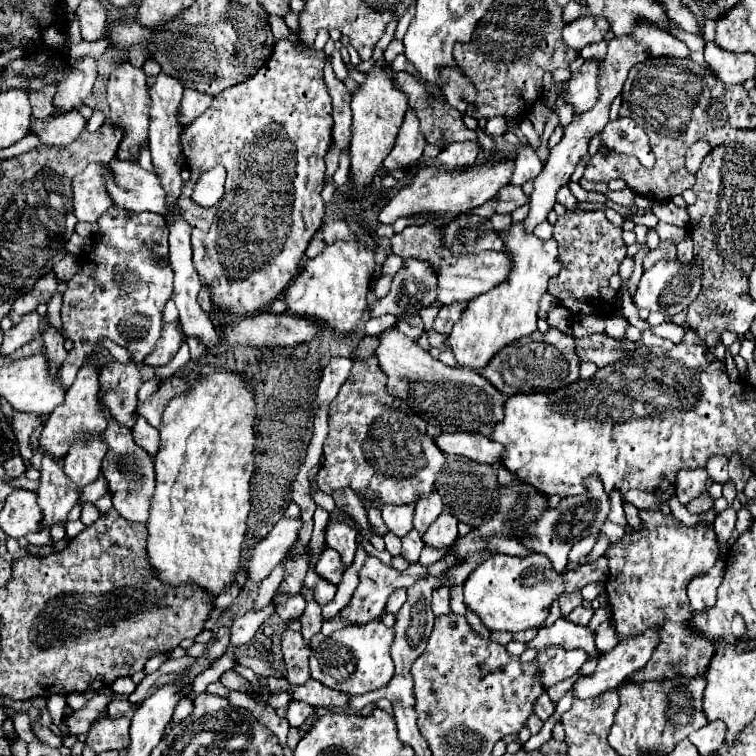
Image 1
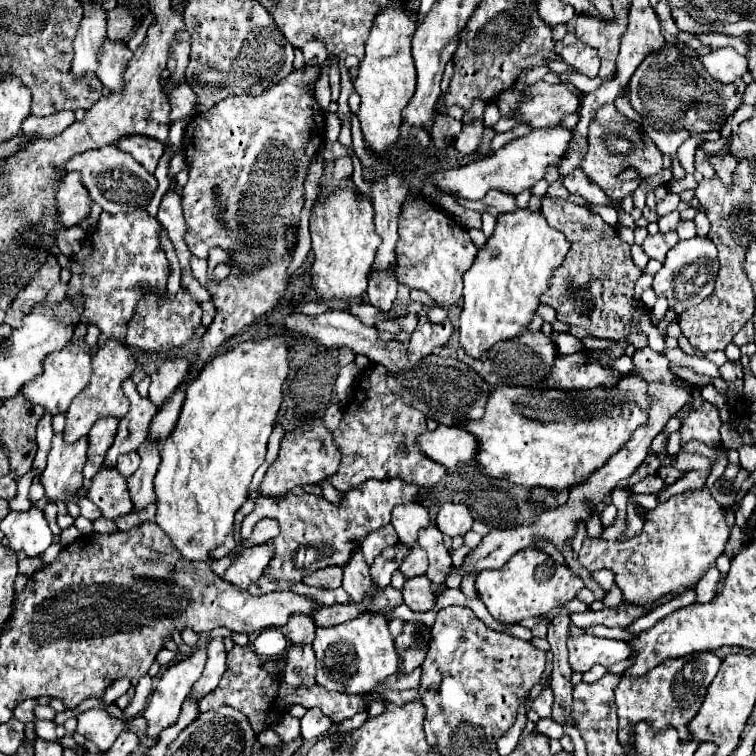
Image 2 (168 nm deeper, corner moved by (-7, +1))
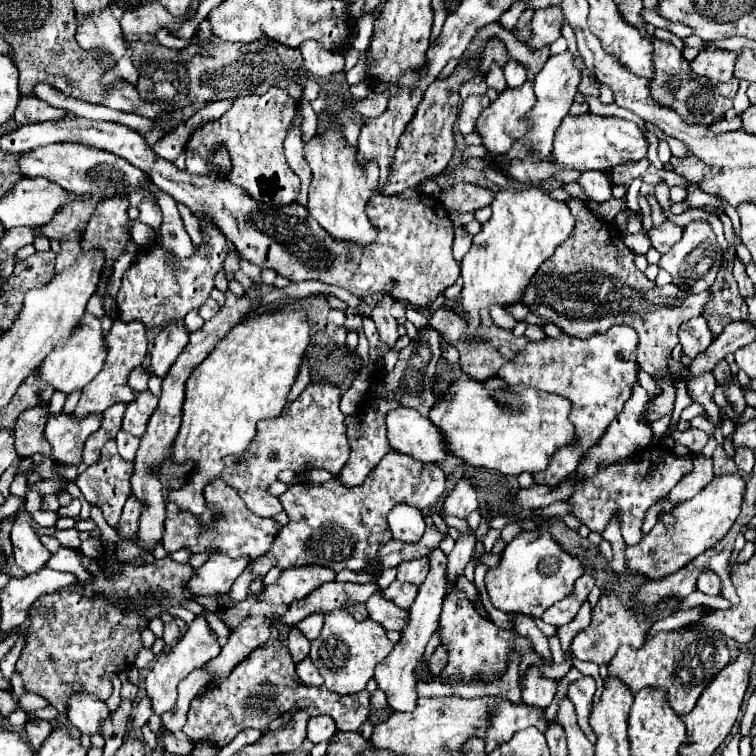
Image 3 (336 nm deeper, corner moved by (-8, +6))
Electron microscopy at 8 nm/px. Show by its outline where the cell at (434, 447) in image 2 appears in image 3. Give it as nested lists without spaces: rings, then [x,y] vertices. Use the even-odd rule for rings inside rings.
[[[396,408],[386,416],[388,440],[396,452],[404,452],[424,464],[438,464],[452,454],[440,430],[414,408]]]

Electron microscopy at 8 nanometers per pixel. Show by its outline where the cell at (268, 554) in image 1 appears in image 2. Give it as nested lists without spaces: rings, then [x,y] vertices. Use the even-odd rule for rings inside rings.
[[[255,545],[251,549],[245,549],[243,553],[239,553],[233,559],[231,567],[221,575],[221,579],[239,589],[247,589],[253,581],[257,581],[259,575],[263,575],[267,561],[271,561],[269,545]]]

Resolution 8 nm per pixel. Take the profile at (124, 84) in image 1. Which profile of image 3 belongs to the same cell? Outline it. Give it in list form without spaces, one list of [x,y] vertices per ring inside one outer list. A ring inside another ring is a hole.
[[[110,8],[92,14],[76,30],[76,40],[84,50],[110,50],[108,56],[100,54],[104,66],[114,66],[126,52],[126,42],[118,20],[112,16]]]

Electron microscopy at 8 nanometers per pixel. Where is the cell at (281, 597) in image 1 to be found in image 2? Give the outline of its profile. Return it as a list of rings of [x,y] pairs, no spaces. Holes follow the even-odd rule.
[[[295,615],[287,623],[287,631],[285,633],[287,633],[287,639],[293,645],[307,645],[307,643],[313,643],[313,639],[315,639],[315,625],[313,625],[311,617]]]

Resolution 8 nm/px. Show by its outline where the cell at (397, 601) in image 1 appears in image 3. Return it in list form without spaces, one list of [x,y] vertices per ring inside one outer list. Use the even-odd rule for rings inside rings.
[[[378,590],[376,596],[370,596],[366,600],[366,610],[370,618],[380,622],[386,630],[400,630],[408,622],[408,612],[396,608],[390,600],[384,600],[382,590]]]

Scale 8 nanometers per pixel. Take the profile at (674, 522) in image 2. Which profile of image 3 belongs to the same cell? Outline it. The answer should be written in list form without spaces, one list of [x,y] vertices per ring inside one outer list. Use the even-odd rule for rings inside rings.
[[[726,474],[714,478],[694,498],[676,504],[670,512],[662,512],[656,526],[648,534],[644,534],[642,542],[638,542],[636,546],[626,546],[624,552],[628,572],[646,576],[648,580],[660,580],[678,572],[690,560],[712,548],[728,534],[736,516],[740,514],[744,486],[746,482],[740,474]]]

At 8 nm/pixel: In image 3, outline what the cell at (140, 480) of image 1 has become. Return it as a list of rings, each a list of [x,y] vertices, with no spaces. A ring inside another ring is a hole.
[[[120,430],[116,436],[116,444],[118,444],[118,452],[124,460],[134,460],[136,450],[138,450],[138,438]]]

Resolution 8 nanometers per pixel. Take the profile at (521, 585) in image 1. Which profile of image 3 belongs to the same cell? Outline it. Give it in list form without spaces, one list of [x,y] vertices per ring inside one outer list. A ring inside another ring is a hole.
[[[548,530],[522,532],[502,552],[502,560],[496,568],[486,572],[484,584],[494,608],[510,614],[542,616],[546,608],[568,596],[576,578],[582,576],[580,560],[566,554],[550,536]]]

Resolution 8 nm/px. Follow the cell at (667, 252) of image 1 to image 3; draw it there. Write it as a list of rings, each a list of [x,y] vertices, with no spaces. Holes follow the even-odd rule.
[[[664,222],[662,226],[648,230],[648,238],[660,254],[666,254],[680,240],[680,236],[682,236],[682,228],[672,222]]]

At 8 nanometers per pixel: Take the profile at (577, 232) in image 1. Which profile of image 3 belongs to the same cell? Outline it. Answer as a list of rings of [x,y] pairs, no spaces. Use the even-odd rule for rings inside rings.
[[[570,198],[566,206],[576,218],[572,236],[560,244],[560,248],[556,248],[548,262],[540,266],[536,276],[530,280],[522,302],[532,312],[560,326],[568,336],[576,338],[606,332],[614,324],[634,328],[638,334],[638,366],[650,376],[663,378],[658,382],[662,386],[661,395],[649,403],[648,422],[655,421],[674,409],[676,389],[667,377],[666,358],[678,344],[678,326],[702,314],[708,302],[708,290],[702,294],[688,294],[678,286],[668,284],[666,298],[660,298],[660,288],[636,268],[636,254],[624,246],[622,232],[616,228],[616,224],[594,216],[582,200]]]

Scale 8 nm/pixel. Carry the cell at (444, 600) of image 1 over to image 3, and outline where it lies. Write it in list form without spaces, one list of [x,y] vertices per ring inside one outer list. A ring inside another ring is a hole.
[[[394,580],[384,590],[384,596],[390,598],[402,610],[408,610],[412,606],[412,600],[416,598],[416,592],[418,592],[418,586],[414,586],[414,584],[400,584],[400,580]]]

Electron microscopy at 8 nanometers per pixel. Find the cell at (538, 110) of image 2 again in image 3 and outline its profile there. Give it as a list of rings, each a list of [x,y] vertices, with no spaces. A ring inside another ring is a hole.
[[[526,80],[522,88],[506,88],[498,94],[498,98],[480,114],[476,132],[484,138],[484,146],[490,154],[504,154],[508,148],[512,148],[512,140],[520,140],[524,132],[528,130],[528,112],[532,110],[532,104],[536,104],[534,84]]]

